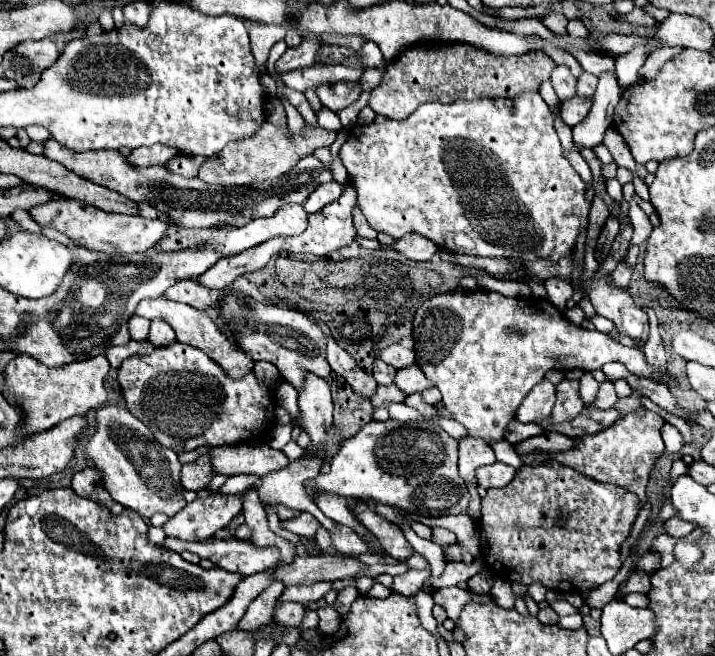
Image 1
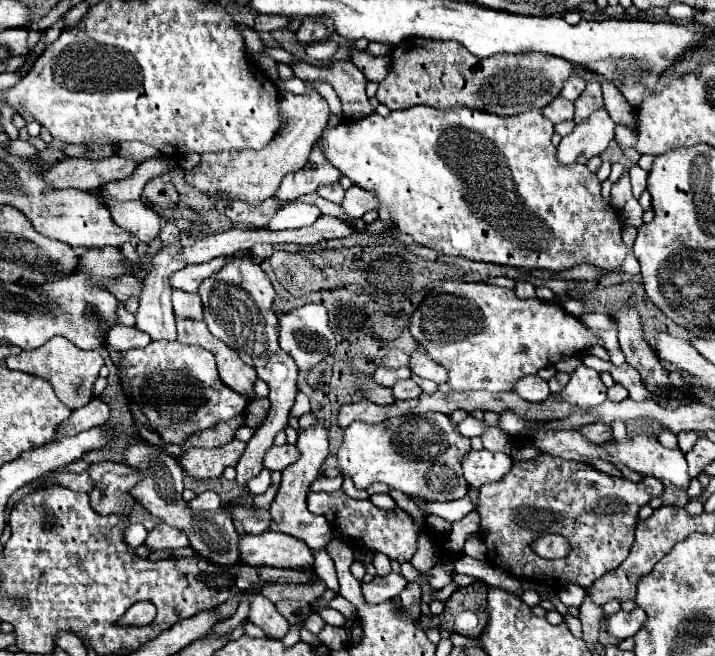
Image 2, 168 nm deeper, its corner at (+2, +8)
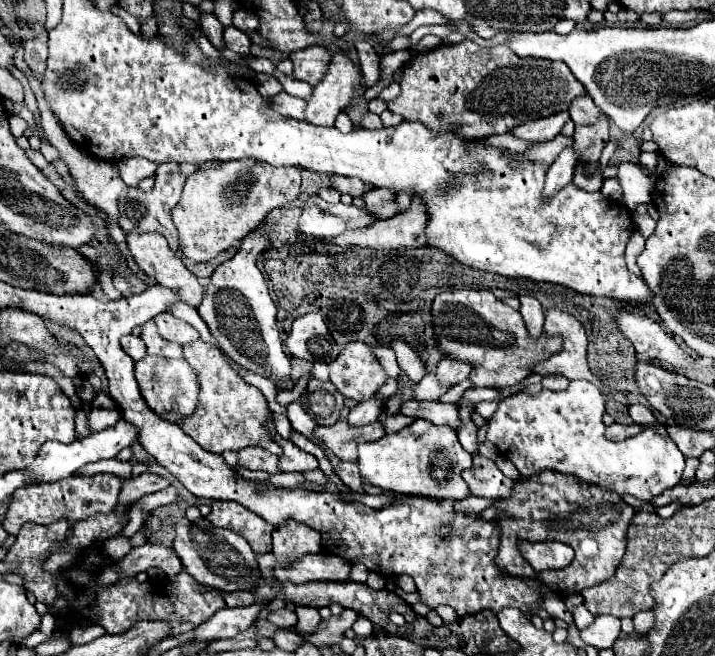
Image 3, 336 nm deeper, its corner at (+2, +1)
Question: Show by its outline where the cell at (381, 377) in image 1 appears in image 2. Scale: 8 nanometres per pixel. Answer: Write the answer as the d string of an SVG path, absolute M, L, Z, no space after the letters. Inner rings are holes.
M383 366L376 368L373 374L373 378L375 378L375 380L381 384L381 386L385 386L385 388L392 388L397 380L401 380L401 378L409 378L409 376L411 376L409 368L401 368L401 370L389 370L389 368L383 368Z

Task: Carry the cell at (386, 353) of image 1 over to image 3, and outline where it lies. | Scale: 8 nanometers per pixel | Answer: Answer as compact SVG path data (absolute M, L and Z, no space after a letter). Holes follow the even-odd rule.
M359 341L349 343L329 367L329 379L337 391L355 401L369 399L389 379L371 347Z

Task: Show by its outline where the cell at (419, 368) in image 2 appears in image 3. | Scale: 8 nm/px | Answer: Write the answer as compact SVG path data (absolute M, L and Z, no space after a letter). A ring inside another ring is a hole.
M443 357L435 367L435 377L443 385L455 385L455 383L467 379L469 373L471 373L471 365L469 363L459 363L459 361L447 359L447 357Z

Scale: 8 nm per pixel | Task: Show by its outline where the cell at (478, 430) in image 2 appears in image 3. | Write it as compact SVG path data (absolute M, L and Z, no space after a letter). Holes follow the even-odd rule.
M571 381L569 387L563 391L543 389L535 397L515 393L515 395L509 395L505 401L501 401L499 409L489 419L487 441L491 441L507 459L513 461L521 477L531 477L543 469L551 469L559 473L577 475L579 479L587 483L607 487L611 491L617 491L619 495L629 493L637 497L639 501L651 501L655 495L679 483L683 467L685 467L685 457L667 435L659 435L657 431L643 429L641 433L637 433L635 437L629 437L627 441L613 443L605 439L603 415L605 415L605 397L589 381Z

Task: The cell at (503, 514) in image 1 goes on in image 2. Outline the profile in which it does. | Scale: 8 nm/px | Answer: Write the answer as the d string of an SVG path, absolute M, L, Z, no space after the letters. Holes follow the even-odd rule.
M539 454L533 460L517 460L501 482L485 484L479 490L477 512L481 514L481 530L485 532L487 562L515 578L541 578L541 584L551 590L567 584L589 588L629 556L639 508L661 494L663 482L657 478L643 478L643 482L633 484L625 478L603 474L591 464L549 454ZM543 534L567 536L571 554L561 560L539 558L531 552L531 542Z

